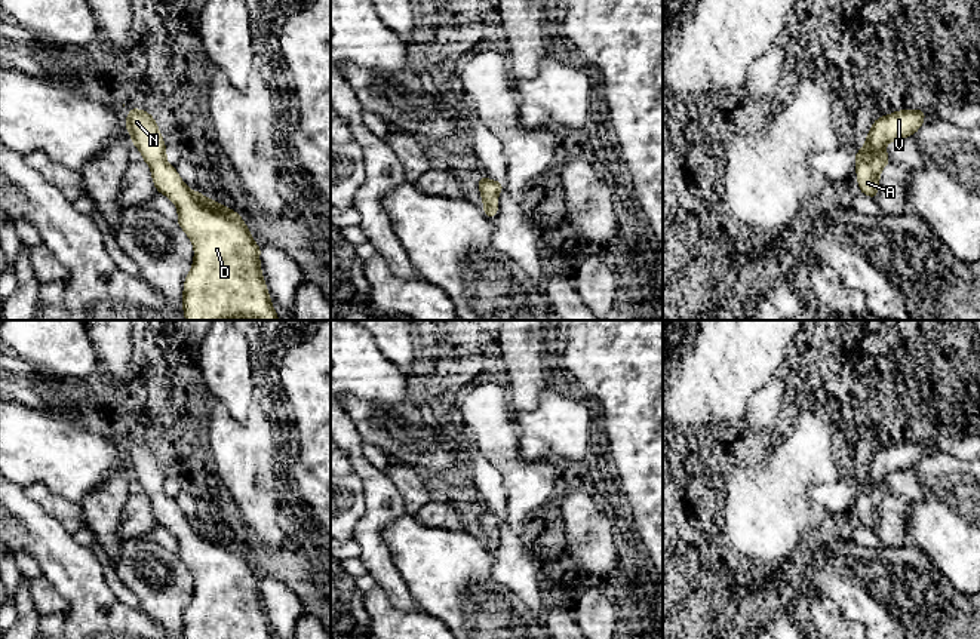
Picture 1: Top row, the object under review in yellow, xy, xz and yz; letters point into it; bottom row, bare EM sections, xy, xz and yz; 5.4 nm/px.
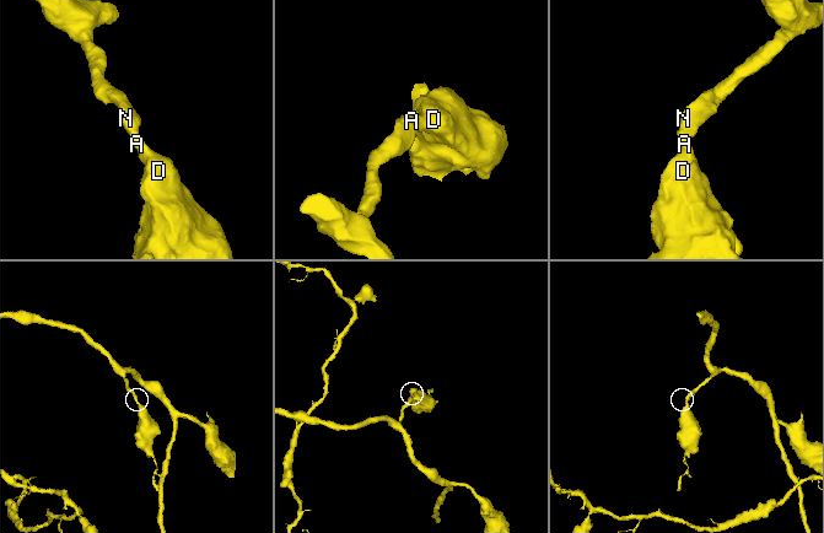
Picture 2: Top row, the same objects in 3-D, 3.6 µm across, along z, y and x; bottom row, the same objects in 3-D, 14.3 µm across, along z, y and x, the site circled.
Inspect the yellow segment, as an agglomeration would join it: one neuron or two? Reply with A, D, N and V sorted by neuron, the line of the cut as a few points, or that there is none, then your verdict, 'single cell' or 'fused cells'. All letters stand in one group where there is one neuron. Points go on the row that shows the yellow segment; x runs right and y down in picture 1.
A D N V; no cut; single cell

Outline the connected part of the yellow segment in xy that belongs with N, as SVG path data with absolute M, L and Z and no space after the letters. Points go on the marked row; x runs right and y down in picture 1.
M130 108L125 125L142 160L151 168L157 193L168 196L176 206L176 221L194 248L193 265L182 292L185 320L280 320L261 273L261 246L254 242L239 212L185 185L175 166L166 162L168 148L150 113Z

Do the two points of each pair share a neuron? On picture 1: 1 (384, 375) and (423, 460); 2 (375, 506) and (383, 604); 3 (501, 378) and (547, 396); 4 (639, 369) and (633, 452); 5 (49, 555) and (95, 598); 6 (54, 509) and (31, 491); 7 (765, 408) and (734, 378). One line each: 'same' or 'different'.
1: different
2: different
3: different
4: same
5: same
6: same
7: different

